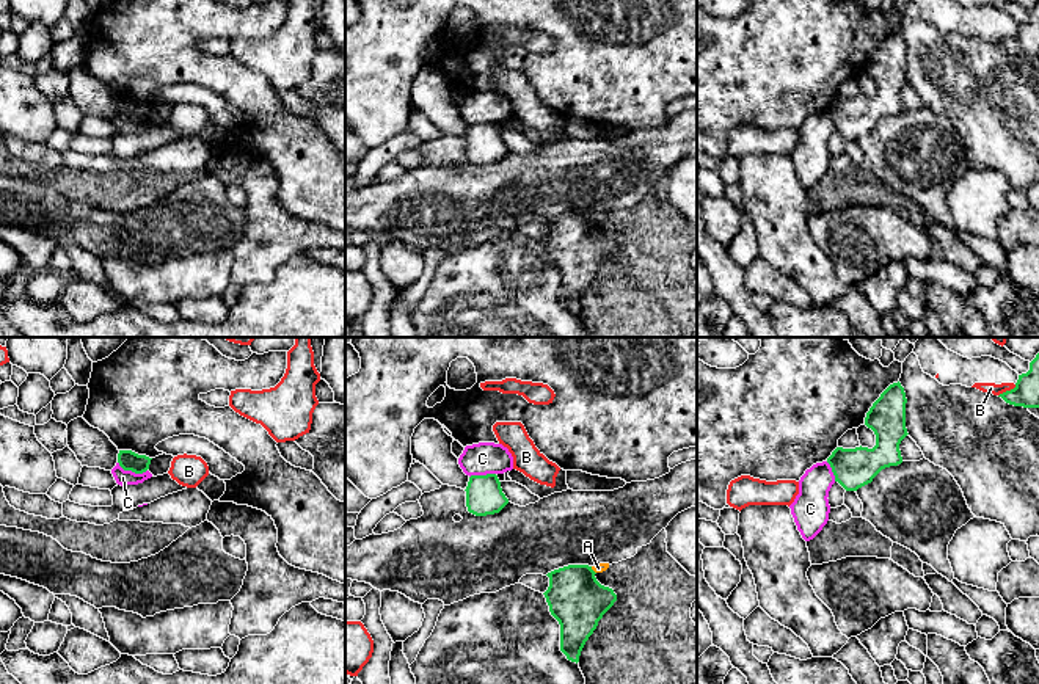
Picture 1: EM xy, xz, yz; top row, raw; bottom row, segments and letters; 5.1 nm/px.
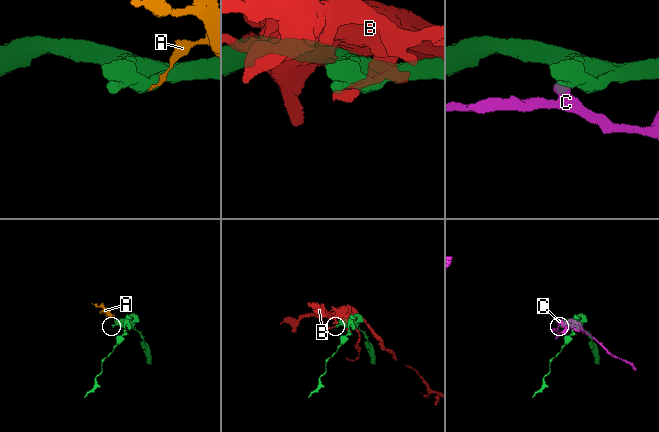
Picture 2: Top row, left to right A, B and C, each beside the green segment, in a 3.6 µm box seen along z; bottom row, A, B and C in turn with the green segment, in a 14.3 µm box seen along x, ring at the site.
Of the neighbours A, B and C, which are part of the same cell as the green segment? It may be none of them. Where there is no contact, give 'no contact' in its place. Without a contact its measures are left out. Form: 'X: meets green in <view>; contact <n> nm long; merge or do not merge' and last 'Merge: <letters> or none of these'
A: meets green in xz; contact 50 nm long; do not merge
B: meets green in yz; contact 110 nm long; do not merge
C: meets green in xy; contact 160 nm long; do not merge
Merge: none of these

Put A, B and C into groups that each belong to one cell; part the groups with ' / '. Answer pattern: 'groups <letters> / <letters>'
groups A / B / C

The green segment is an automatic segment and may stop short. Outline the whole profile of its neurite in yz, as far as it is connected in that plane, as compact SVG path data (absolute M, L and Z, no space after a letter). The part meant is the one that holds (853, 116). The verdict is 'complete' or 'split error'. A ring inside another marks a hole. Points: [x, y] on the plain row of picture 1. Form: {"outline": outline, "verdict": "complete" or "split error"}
{"outline": "M901 31L890 33L873 52L865 66L865 74L876 83L876 94L843 97L837 96L827 107L835 130L846 140L873 130L885 116L902 111L899 93L909 83L906 77L906 41Z", "verdict": "complete"}

